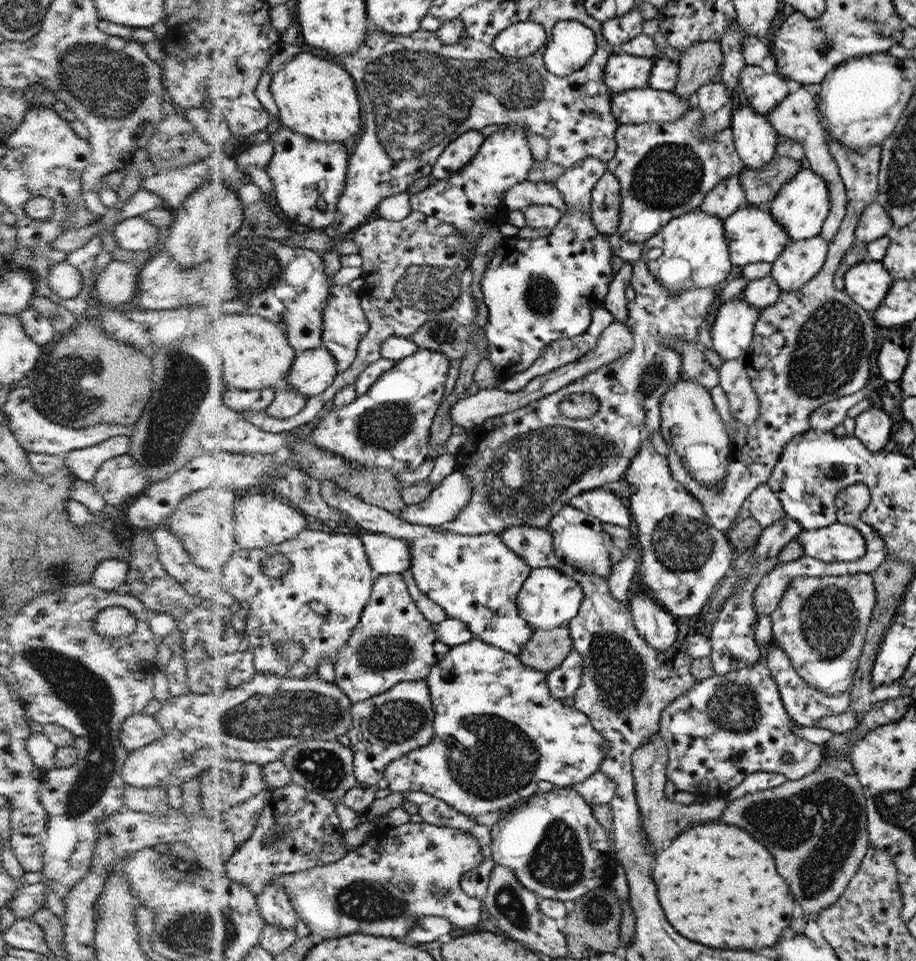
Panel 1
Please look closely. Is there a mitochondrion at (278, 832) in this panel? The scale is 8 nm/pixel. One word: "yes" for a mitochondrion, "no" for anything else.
yes

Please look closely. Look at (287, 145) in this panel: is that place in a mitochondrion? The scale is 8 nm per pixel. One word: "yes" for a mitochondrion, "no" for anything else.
no

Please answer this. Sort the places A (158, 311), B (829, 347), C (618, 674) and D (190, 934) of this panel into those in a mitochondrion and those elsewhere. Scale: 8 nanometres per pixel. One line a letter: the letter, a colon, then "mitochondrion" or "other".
A: other
B: mitochondrion
C: mitochondrion
D: mitochondrion

